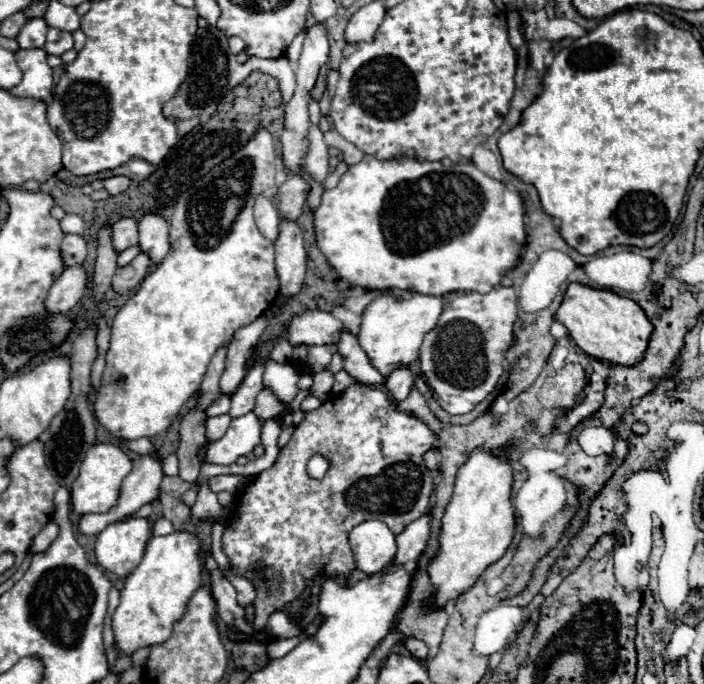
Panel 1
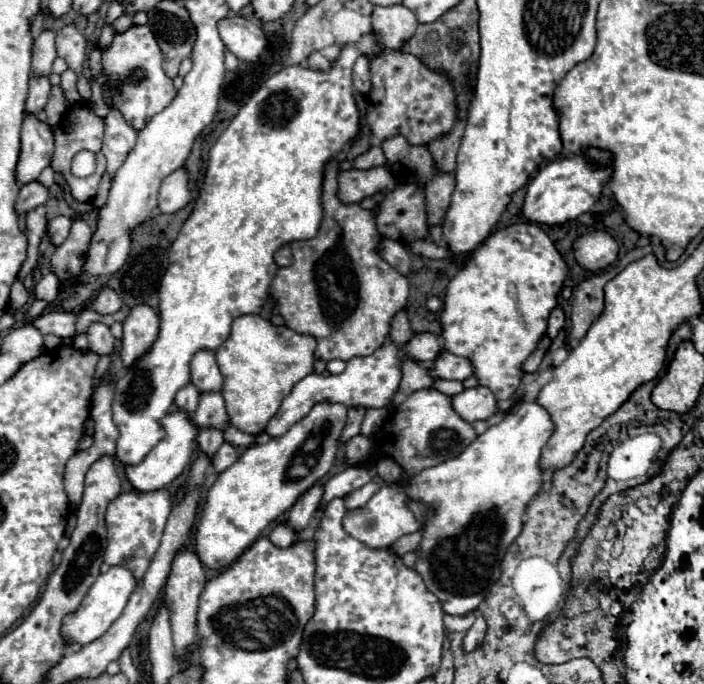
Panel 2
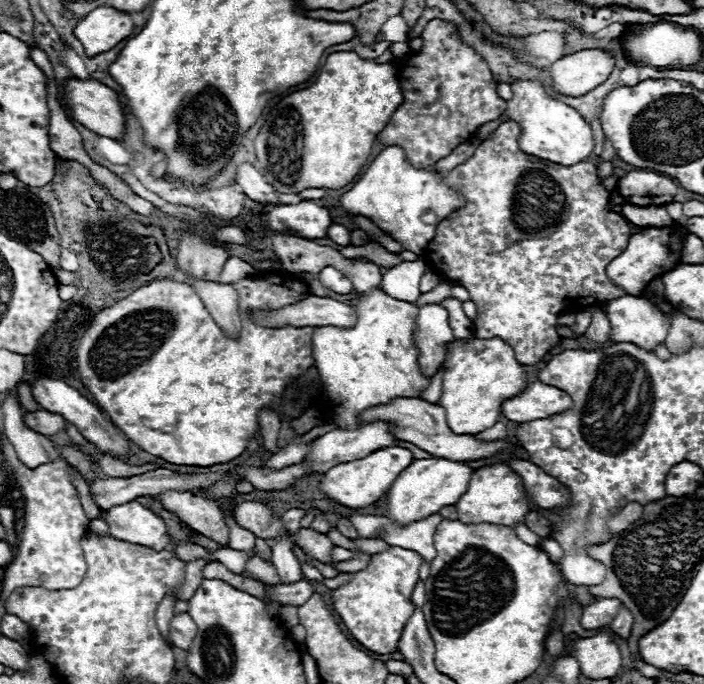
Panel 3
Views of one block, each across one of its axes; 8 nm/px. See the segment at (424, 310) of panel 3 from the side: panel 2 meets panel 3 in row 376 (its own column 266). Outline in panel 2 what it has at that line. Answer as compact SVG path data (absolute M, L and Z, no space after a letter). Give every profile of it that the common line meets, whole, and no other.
M394 342L382 344L374 354L370 356L356 356L346 362L346 370L342 374L308 374L302 378L292 392L284 398L280 412L268 422L266 432L270 436L282 436L286 430L290 430L292 424L296 424L300 418L304 418L312 406L320 402L330 404L344 404L344 406L362 406L362 408L390 408L392 398L398 392L398 384L402 380L402 362L398 358L400 348Z

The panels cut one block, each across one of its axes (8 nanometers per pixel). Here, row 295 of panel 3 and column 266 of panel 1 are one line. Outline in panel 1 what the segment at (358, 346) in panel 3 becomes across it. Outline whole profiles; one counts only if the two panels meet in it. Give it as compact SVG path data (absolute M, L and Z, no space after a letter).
M274 360L266 362L264 386L270 388L282 402L292 402L298 394L296 382L300 378L300 370L292 364L276 364Z

